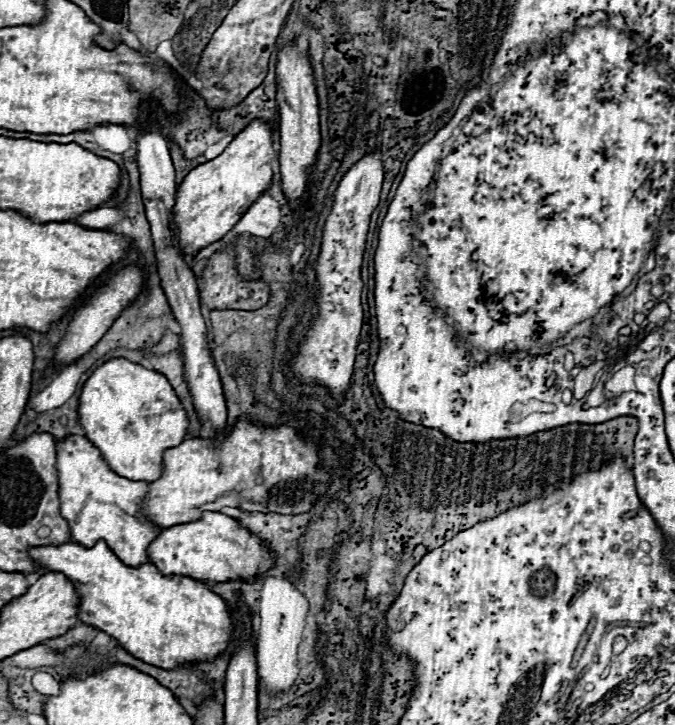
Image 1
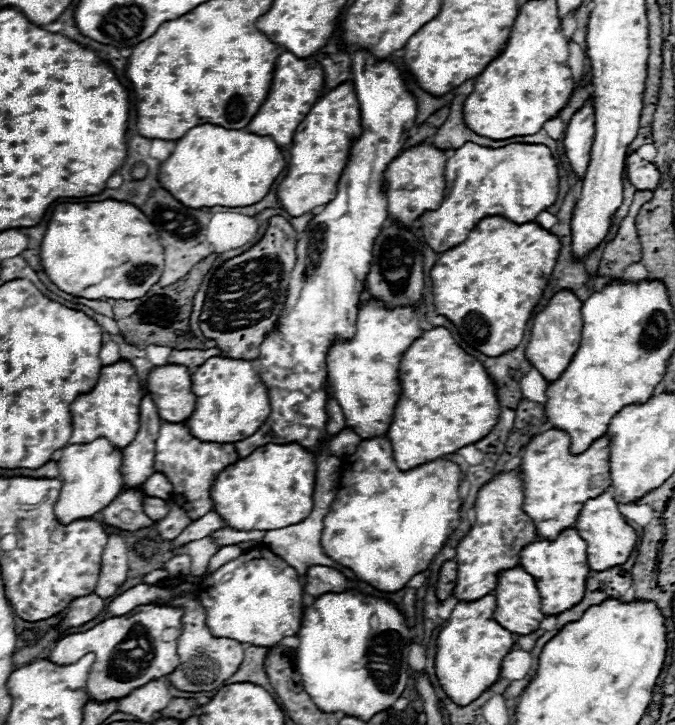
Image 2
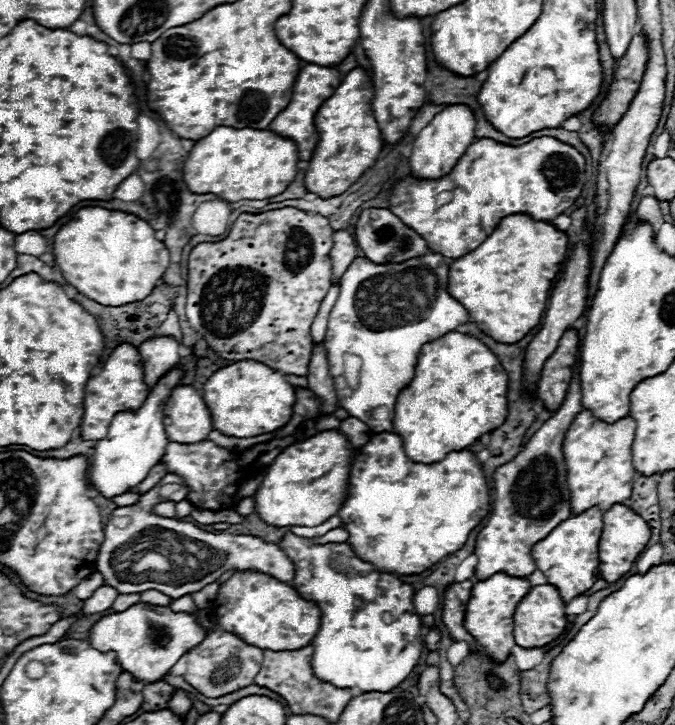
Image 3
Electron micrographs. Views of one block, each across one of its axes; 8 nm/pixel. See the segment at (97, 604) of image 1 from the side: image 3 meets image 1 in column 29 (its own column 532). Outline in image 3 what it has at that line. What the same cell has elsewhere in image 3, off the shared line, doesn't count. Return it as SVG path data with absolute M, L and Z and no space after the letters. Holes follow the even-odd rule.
M596 506L590 510L564 520L564 524L556 526L536 548L532 548L532 556L536 560L538 570L544 572L548 578L548 584L554 584L560 592L560 598L564 602L570 602L572 598L584 594L600 576L600 558L598 558L598 544L602 534L602 516L604 512Z

